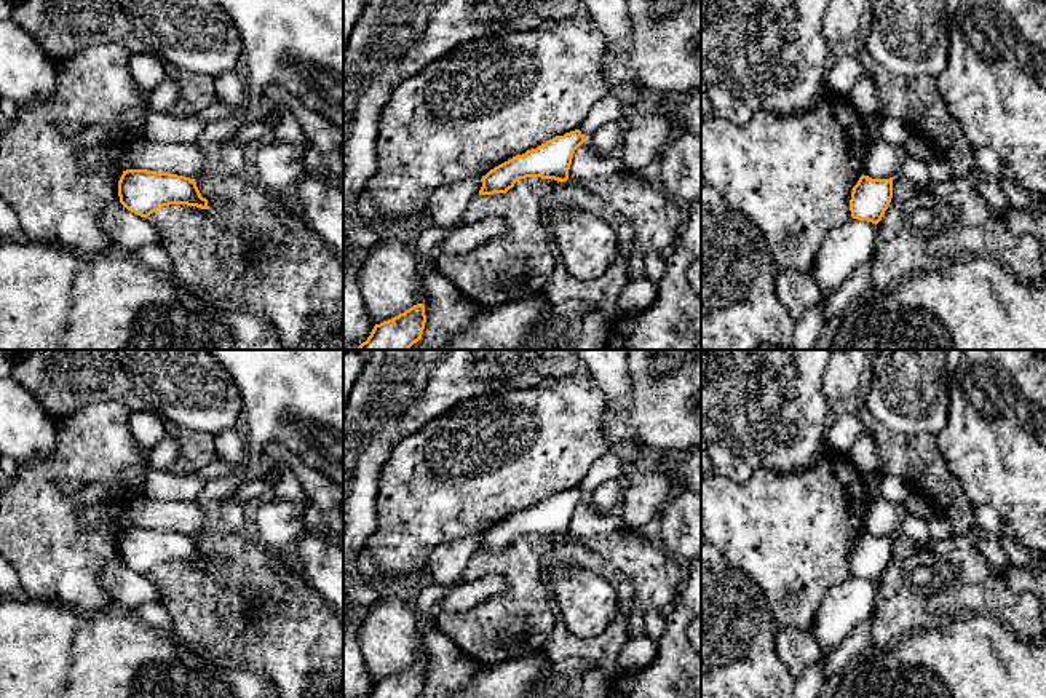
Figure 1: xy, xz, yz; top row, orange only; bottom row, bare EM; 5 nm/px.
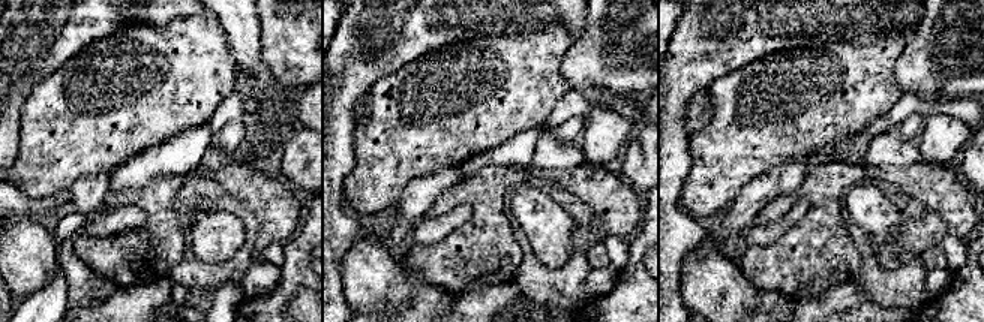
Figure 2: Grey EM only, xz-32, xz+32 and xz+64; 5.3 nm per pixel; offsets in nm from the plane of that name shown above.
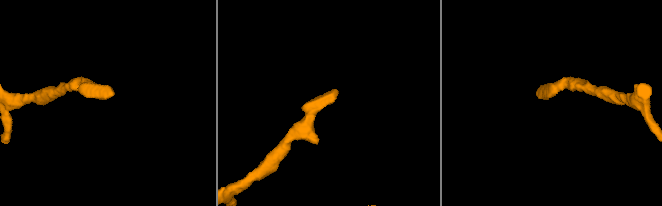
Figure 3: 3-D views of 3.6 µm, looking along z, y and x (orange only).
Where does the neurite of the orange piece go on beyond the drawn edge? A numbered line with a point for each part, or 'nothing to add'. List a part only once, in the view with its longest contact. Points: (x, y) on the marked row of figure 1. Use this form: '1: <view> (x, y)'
nothing to add

